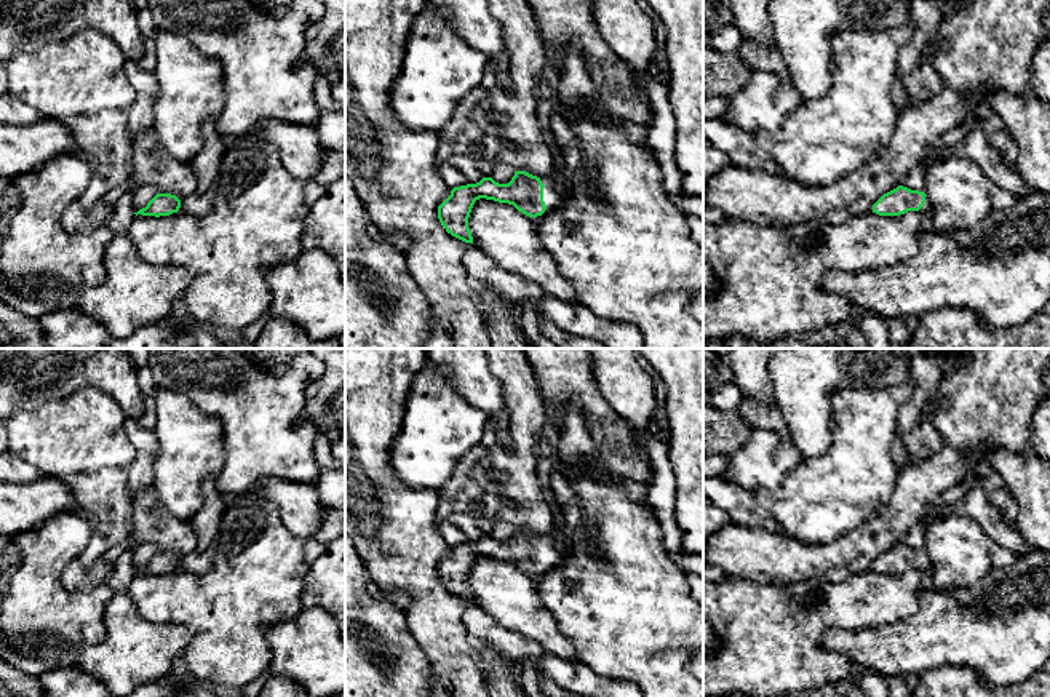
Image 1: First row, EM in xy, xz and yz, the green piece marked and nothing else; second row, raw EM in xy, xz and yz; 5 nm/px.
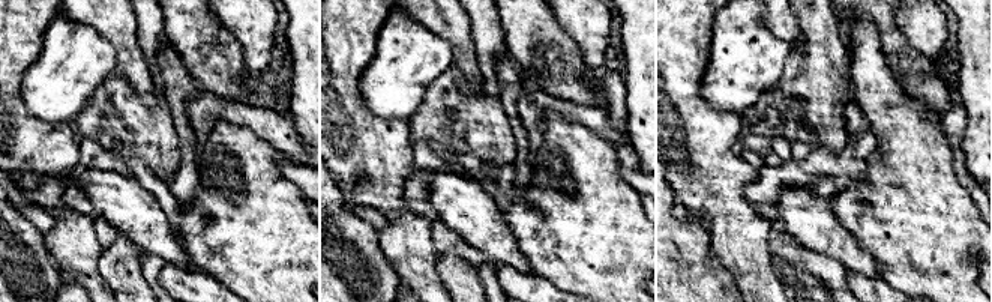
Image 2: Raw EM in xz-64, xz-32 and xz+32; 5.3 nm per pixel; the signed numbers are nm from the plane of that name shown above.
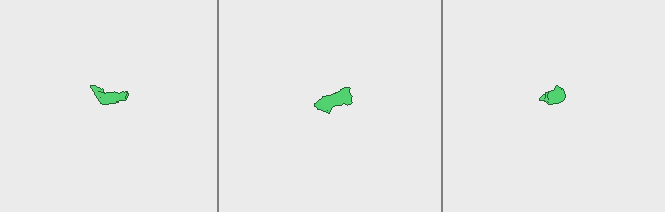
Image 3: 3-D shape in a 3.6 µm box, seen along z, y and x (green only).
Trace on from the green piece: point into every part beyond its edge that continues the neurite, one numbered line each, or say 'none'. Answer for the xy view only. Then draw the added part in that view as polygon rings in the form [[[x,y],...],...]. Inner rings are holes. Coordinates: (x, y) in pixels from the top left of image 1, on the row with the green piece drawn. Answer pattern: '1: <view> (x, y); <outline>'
1: xy (195, 205); [[[216,187],[208,190],[205,195],[197,197],[195,193],[181,200],[181,213],[190,213],[193,216],[205,216],[213,211],[216,201]]]

